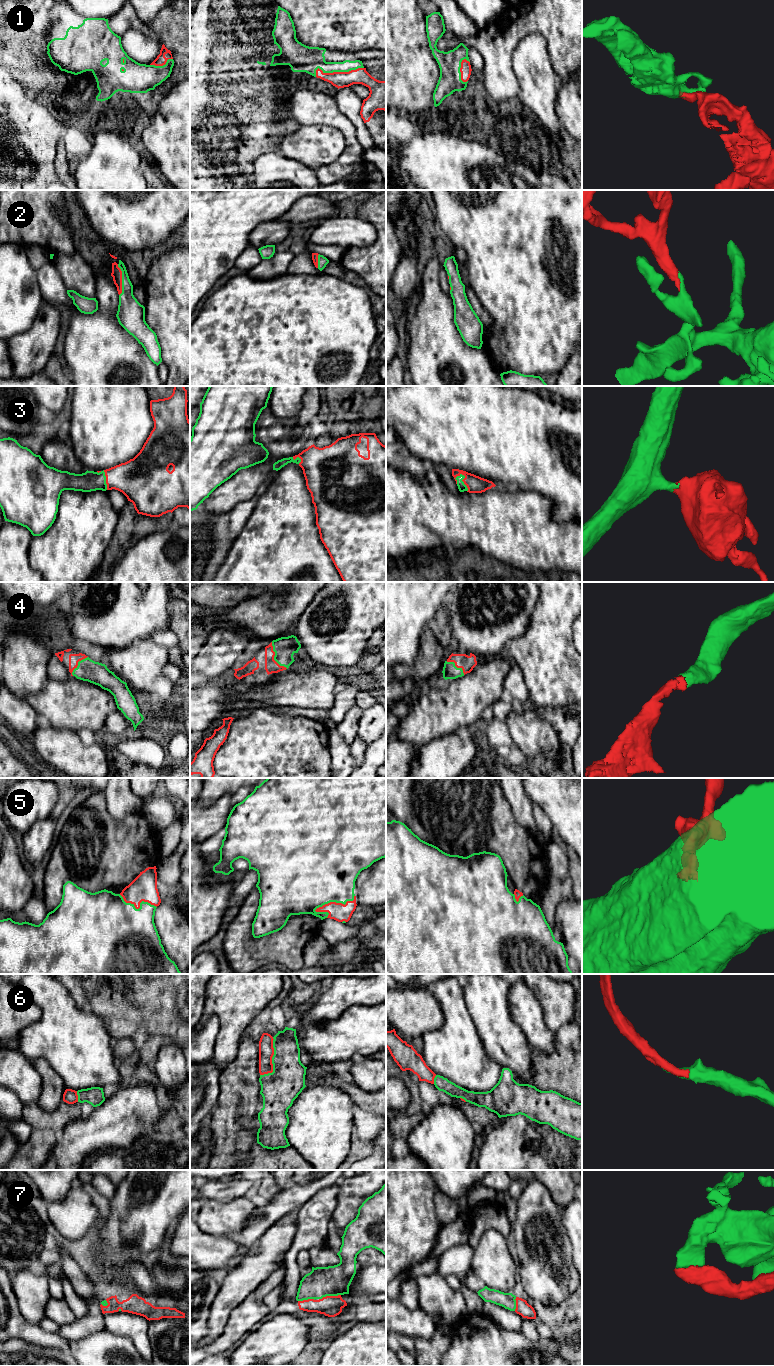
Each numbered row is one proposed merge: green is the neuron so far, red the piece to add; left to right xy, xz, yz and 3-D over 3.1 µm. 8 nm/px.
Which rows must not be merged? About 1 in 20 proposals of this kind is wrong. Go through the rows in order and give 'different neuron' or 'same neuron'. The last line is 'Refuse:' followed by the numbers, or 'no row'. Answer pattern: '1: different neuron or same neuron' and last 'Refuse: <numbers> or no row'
1: same neuron
2: same neuron
3: same neuron
4: same neuron
5: same neuron
6: same neuron
7: same neuron
Refuse: no row

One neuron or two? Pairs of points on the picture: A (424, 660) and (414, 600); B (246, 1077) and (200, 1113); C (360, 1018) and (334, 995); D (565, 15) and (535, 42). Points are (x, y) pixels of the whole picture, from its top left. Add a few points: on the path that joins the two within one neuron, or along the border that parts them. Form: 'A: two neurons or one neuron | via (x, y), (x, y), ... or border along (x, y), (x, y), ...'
A: two neurons | border along (425, 625), (419, 638), (418, 652), (414, 658)
B: two neurons | border along (219, 1077), (219, 1097), (216, 1103)
C: two neurons | border along (371, 1005), (351, 1005), (338, 1017), (328, 1021)
D: two neurons | border along (523, 37), (539, 33), (546, 41), (550, 58)

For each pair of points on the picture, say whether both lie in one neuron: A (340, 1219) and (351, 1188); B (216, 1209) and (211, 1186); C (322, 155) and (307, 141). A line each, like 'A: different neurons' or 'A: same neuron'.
A: same neuron
B: different neurons
C: same neuron

